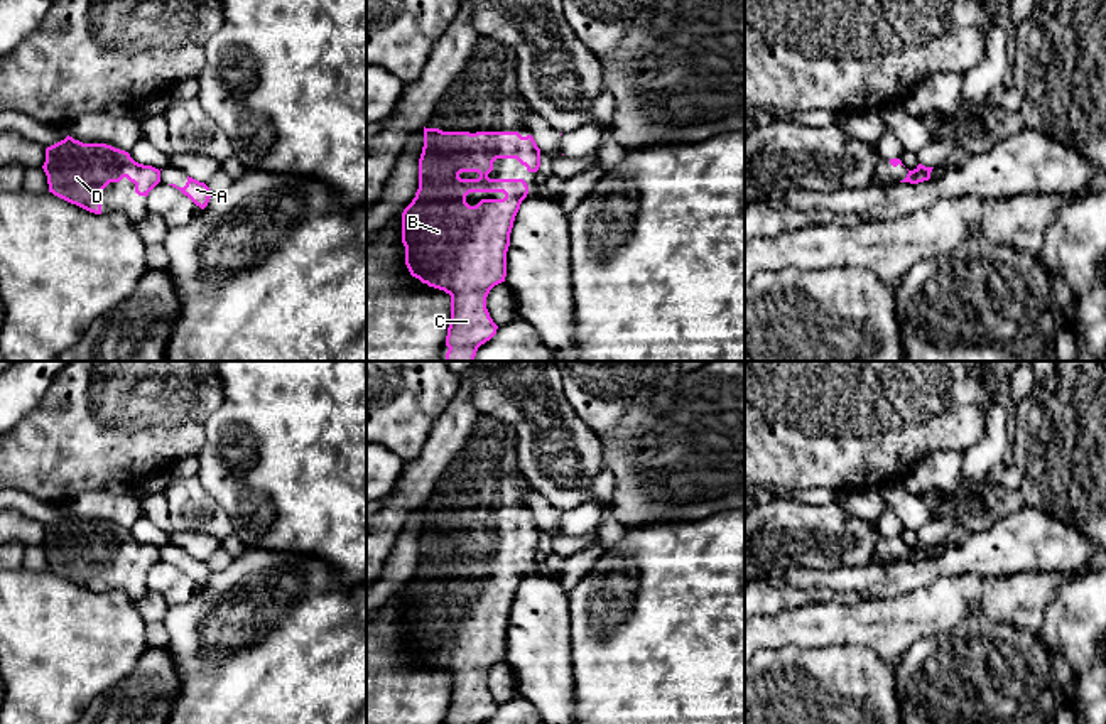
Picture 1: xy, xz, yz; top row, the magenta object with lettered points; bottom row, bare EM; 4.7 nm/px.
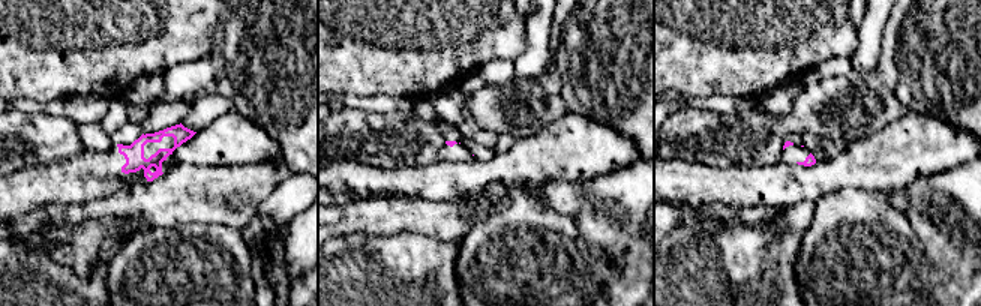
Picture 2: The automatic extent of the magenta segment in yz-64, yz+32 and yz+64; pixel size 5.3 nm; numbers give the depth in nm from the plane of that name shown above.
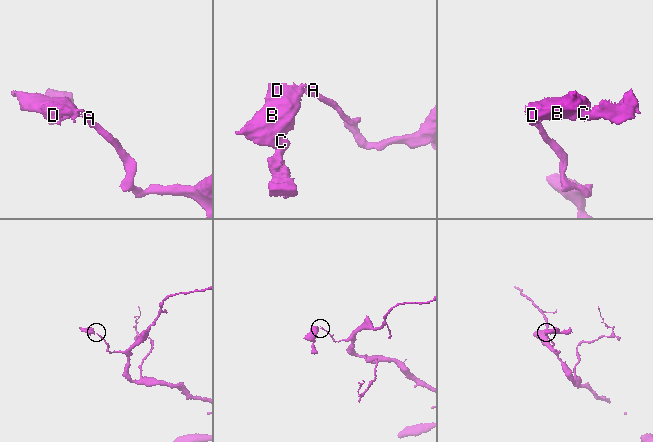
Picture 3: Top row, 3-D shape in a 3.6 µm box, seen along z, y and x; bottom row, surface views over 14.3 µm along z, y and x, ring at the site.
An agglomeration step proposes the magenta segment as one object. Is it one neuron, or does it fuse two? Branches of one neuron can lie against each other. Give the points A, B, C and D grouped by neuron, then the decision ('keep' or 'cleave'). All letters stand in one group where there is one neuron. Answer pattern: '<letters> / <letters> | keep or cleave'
A / B C D | cleave

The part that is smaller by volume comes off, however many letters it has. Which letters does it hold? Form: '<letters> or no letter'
B, C, D

